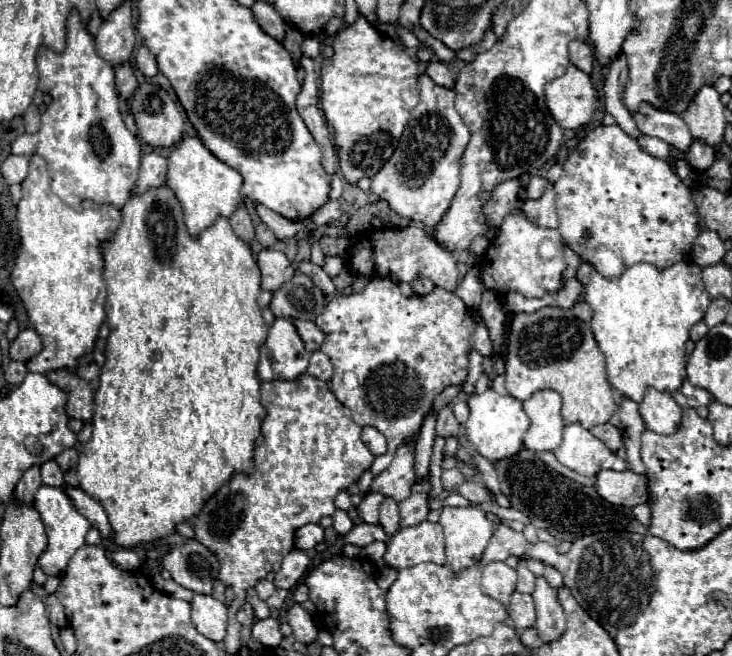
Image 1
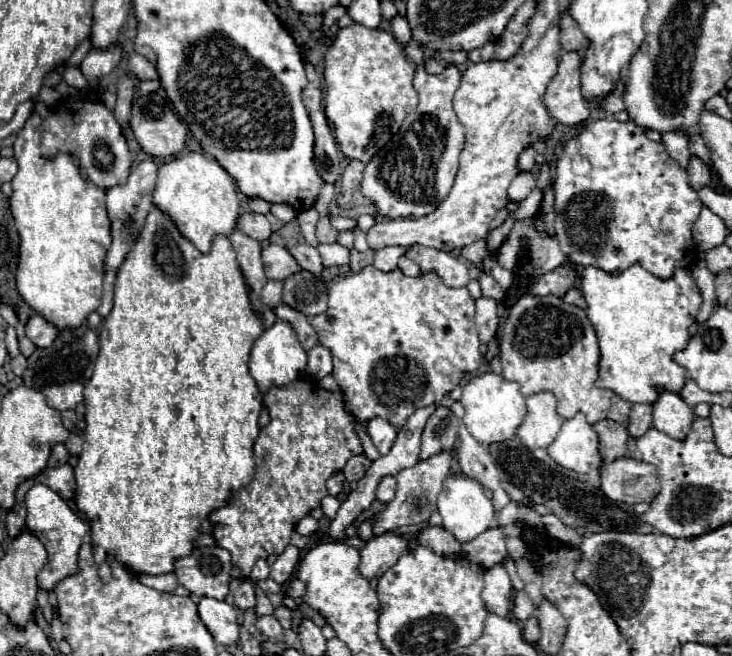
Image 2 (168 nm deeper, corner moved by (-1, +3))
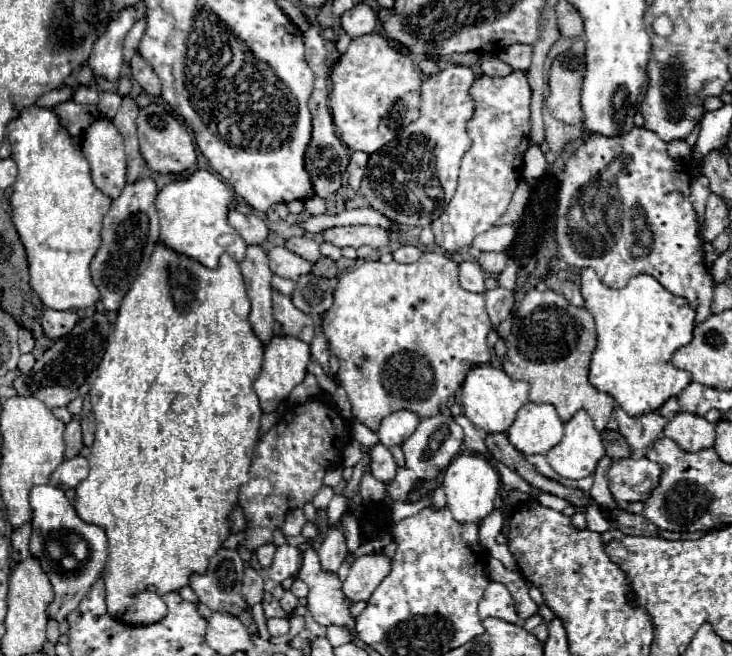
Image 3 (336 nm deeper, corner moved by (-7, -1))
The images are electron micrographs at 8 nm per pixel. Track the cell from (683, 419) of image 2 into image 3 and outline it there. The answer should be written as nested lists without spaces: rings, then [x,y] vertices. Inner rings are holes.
[[[676,413],[664,427],[664,435],[692,453],[712,447],[716,439],[714,425],[696,413]]]

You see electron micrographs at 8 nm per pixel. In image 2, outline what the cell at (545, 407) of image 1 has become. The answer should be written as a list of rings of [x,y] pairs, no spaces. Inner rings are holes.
[[[542,391],[526,397],[526,417],[516,429],[516,437],[528,447],[546,449],[562,425],[562,417],[556,413],[556,399],[550,391]]]

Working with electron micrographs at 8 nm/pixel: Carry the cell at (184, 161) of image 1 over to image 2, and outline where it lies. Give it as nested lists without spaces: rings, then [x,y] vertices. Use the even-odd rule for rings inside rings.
[[[184,153],[158,169],[152,205],[168,215],[178,231],[200,251],[208,253],[216,235],[230,235],[238,219],[238,193],[234,179],[218,165],[214,157],[202,153]]]

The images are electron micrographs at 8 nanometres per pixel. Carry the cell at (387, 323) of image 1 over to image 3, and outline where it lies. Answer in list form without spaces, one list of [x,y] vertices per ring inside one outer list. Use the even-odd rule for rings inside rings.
[[[424,253],[416,263],[410,263],[410,265],[402,265],[402,263],[382,263],[382,261],[362,261],[360,267],[354,267],[354,269],[348,269],[336,283],[336,289],[334,289],[334,305],[324,313],[324,319],[322,319],[322,331],[328,339],[328,345],[330,345],[330,353],[338,357],[340,361],[340,371],[338,371],[338,379],[340,379],[340,385],[346,389],[348,393],[348,399],[352,403],[352,413],[356,419],[360,419],[364,425],[368,425],[372,431],[378,429],[380,421],[390,415],[390,413],[396,413],[400,409],[412,409],[412,413],[416,413],[420,419],[424,417],[432,417],[436,413],[440,413],[440,407],[446,405],[448,397],[454,395],[462,383],[464,383],[464,377],[466,373],[476,367],[476,365],[484,365],[490,361],[490,349],[486,345],[486,337],[488,333],[492,331],[490,327],[490,319],[486,315],[486,309],[484,309],[484,295],[482,293],[470,293],[466,289],[462,289],[458,285],[458,263],[448,259],[446,255],[442,253]]]

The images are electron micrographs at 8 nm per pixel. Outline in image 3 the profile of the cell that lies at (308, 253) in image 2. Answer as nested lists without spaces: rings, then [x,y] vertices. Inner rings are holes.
[[[292,237],[286,241],[286,249],[304,257],[310,263],[316,263],[322,255],[320,255],[320,245],[312,239],[312,237]]]

